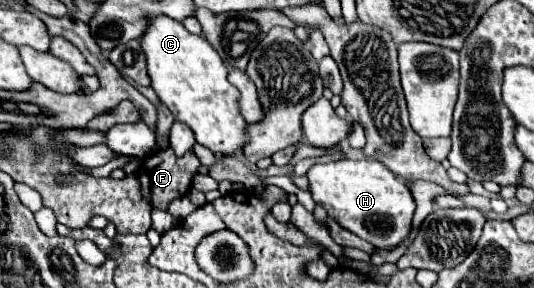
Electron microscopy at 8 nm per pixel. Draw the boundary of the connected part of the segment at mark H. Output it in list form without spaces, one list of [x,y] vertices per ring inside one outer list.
[[[340,158],[328,164],[314,164],[306,176],[312,200],[342,228],[354,232],[376,248],[394,248],[408,236],[416,204],[408,186],[384,164],[368,158]]]

